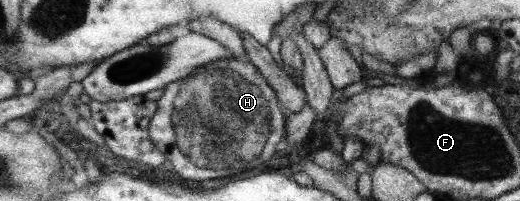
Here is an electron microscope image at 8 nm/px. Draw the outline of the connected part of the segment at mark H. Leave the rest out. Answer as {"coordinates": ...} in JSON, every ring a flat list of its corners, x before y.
{"coordinates":[[221,58,215,65,197,66,186,78,165,87,165,93,156,103,157,110,149,125,150,140,172,162,173,170,187,180,223,178,229,176,229,170,231,174,253,170,253,166,271,160,275,146,285,138,286,111,280,106,276,91,247,59]]}

